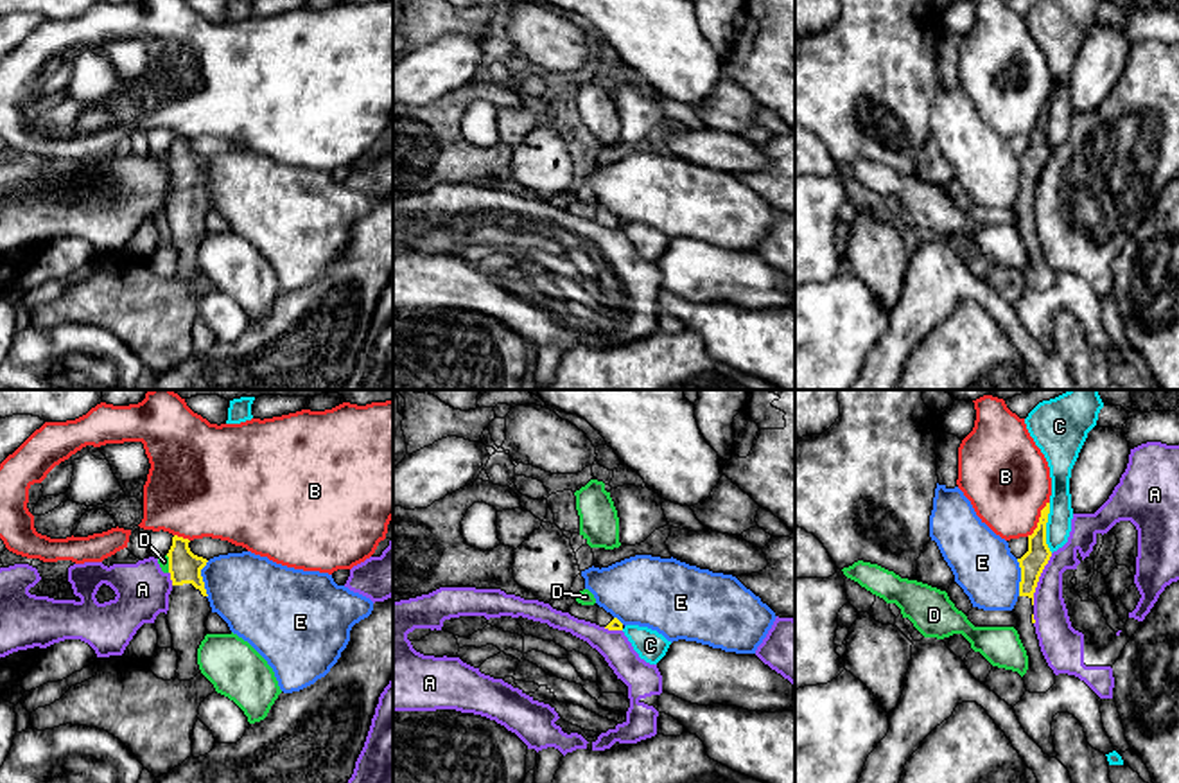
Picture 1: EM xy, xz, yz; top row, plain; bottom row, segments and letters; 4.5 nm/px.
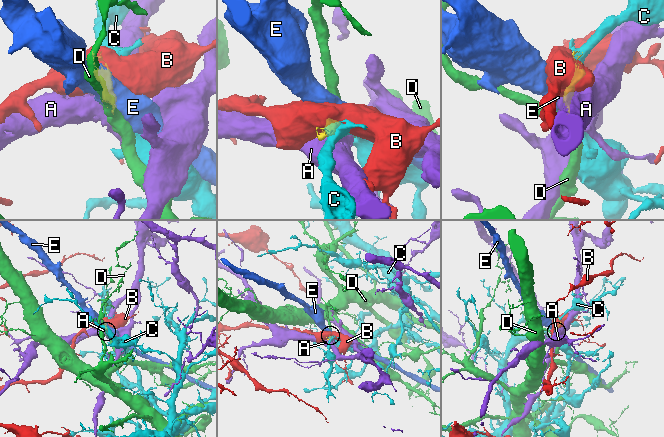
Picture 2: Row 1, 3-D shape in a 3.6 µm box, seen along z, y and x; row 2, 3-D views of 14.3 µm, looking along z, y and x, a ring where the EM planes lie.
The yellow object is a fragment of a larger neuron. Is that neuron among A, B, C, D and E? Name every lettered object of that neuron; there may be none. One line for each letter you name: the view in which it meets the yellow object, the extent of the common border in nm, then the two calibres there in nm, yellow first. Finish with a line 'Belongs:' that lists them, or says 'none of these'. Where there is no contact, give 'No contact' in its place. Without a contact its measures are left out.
Belongs: none of these

